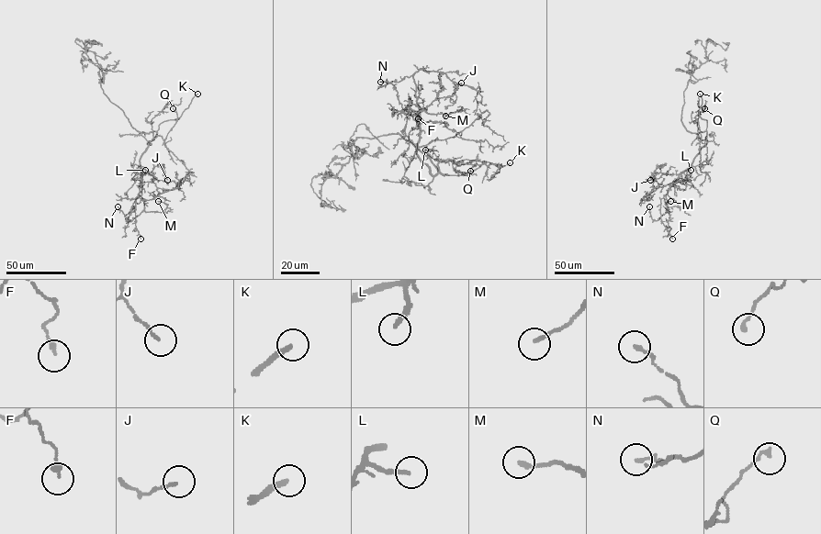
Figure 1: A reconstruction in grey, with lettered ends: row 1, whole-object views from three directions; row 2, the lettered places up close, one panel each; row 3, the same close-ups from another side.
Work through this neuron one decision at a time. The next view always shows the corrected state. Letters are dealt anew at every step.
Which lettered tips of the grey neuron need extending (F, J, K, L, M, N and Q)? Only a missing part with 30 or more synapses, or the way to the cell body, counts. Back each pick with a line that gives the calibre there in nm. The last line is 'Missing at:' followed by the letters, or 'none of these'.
K: 240 nm thick
L: 170 nm thick
Missing at: K, L

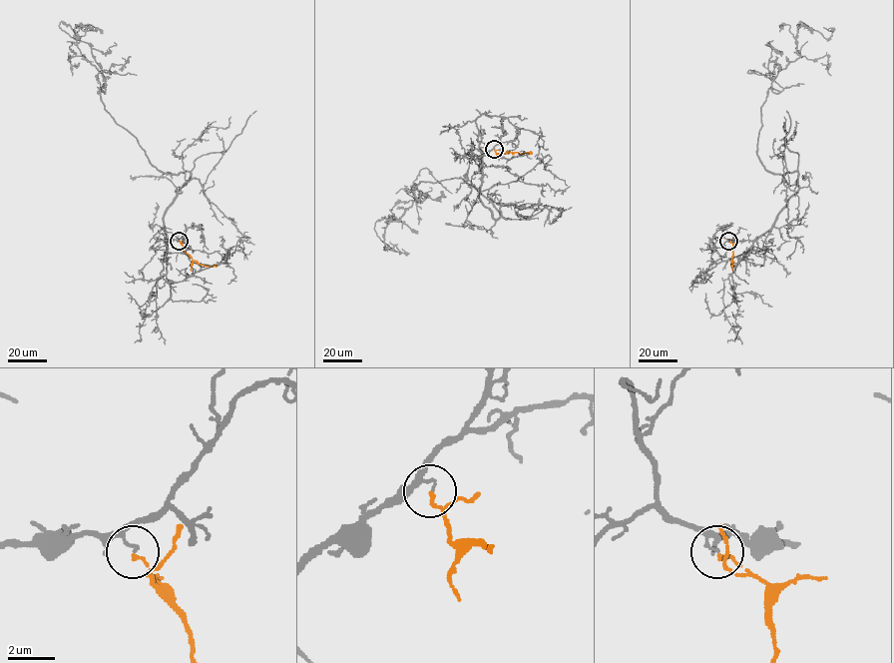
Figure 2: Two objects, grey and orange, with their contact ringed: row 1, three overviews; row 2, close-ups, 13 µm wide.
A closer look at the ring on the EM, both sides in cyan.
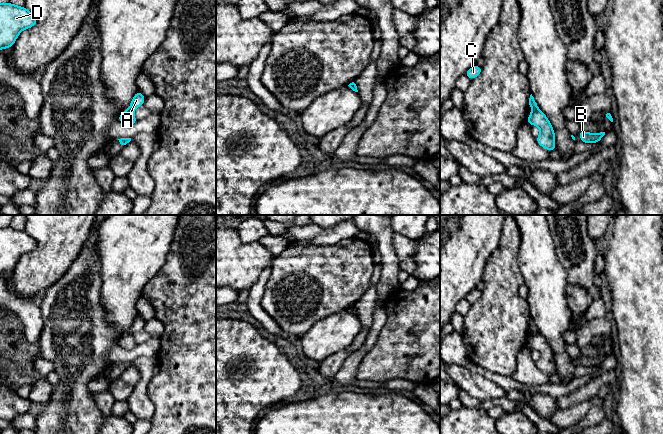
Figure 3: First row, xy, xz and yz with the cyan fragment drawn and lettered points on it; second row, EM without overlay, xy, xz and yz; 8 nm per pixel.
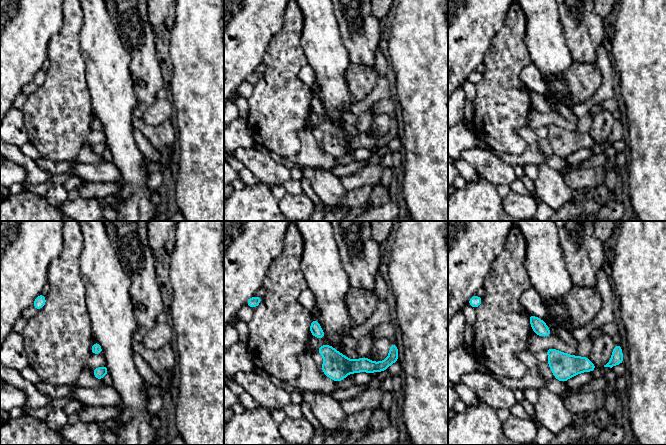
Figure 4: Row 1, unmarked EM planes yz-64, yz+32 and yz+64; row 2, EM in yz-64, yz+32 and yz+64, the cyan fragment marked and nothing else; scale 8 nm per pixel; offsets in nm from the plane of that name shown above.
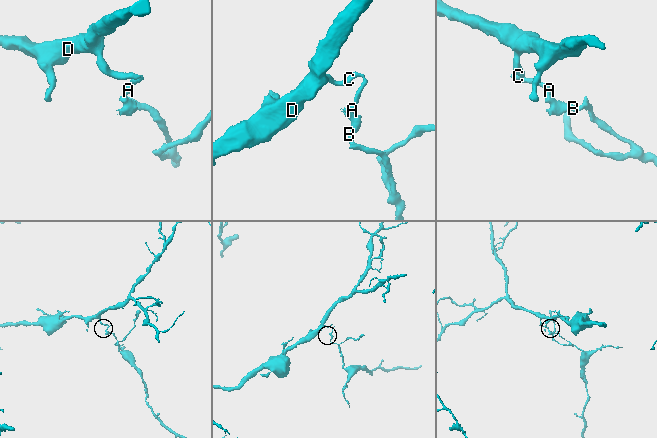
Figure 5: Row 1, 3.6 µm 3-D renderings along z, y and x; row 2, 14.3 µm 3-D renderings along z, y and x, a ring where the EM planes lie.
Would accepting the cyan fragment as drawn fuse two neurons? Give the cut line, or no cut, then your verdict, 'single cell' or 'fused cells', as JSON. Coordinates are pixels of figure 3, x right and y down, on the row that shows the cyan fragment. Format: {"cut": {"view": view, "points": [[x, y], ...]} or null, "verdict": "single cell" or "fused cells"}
{"cut": {"view": "yz", "points": [[537, 108], [533, 110]]}, "verdict": "fused cells"}

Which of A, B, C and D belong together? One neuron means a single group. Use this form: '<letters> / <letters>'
A C D / B

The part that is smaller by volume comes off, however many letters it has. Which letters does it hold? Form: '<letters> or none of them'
B

